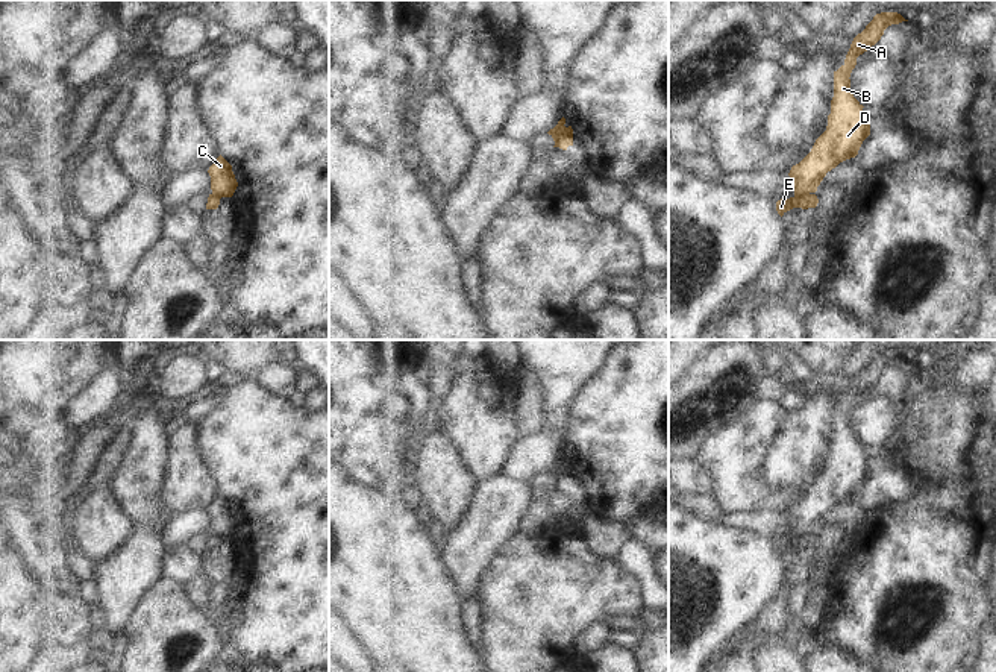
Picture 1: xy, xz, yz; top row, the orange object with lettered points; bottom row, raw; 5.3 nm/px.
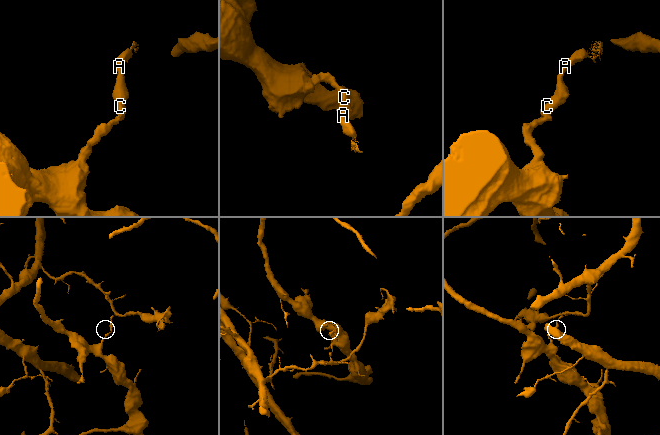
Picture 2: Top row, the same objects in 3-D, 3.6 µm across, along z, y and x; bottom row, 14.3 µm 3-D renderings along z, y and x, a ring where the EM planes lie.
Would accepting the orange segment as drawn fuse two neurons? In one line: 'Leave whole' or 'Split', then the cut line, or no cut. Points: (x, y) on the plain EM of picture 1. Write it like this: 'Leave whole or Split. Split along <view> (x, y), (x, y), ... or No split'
Split. Split along yz (808, 533), (795, 536).

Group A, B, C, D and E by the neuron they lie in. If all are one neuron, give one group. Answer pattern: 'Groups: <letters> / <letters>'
Groups: A B C D / E.

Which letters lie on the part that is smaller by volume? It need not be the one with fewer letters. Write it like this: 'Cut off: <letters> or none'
Cut off: A, B, C, D

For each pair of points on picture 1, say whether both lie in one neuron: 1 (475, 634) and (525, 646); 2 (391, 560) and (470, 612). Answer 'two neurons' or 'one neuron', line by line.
1: two neurons
2: two neurons

